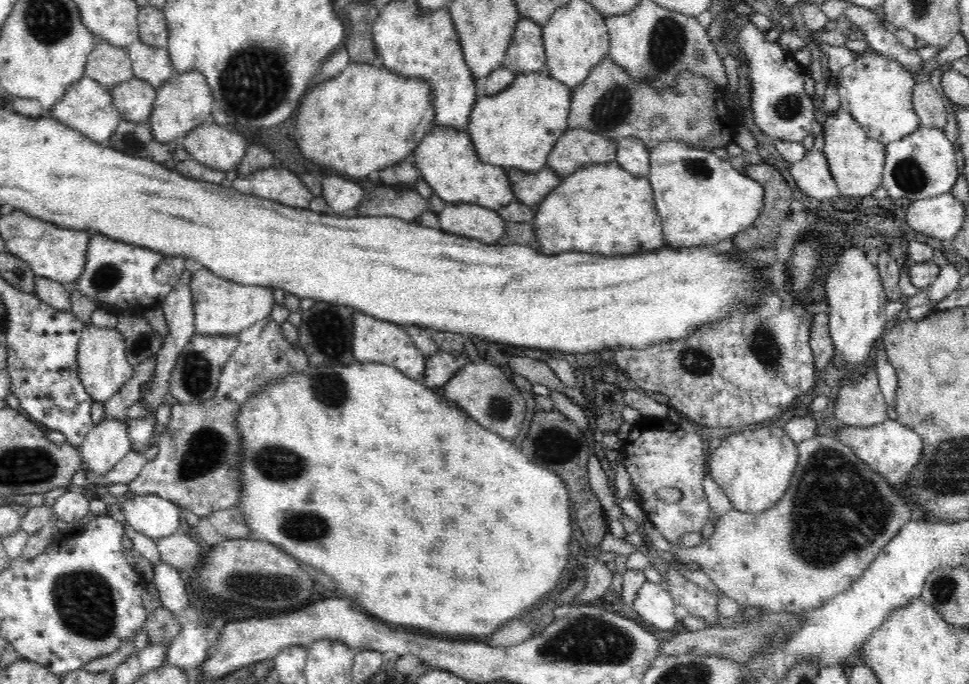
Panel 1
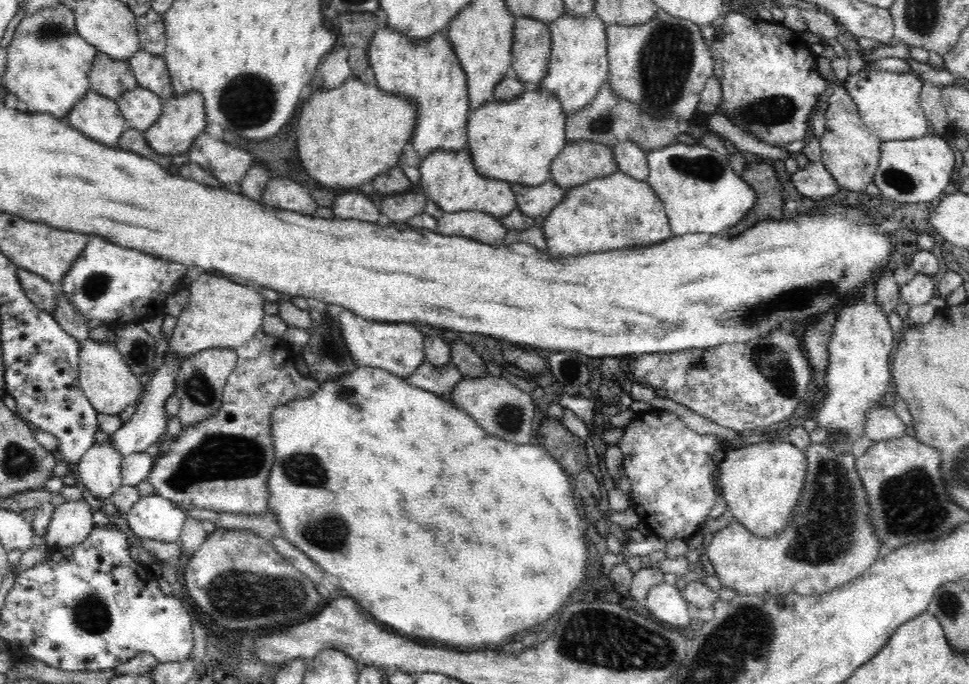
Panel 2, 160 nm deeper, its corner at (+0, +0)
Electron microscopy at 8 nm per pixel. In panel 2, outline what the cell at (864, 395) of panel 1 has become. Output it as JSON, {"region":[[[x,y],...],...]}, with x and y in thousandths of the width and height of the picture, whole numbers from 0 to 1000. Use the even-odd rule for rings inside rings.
{"region":[[[914,594],[902,596],[894,605],[894,637],[903,646],[916,646],[935,635],[933,615],[927,611],[923,598]]]}

